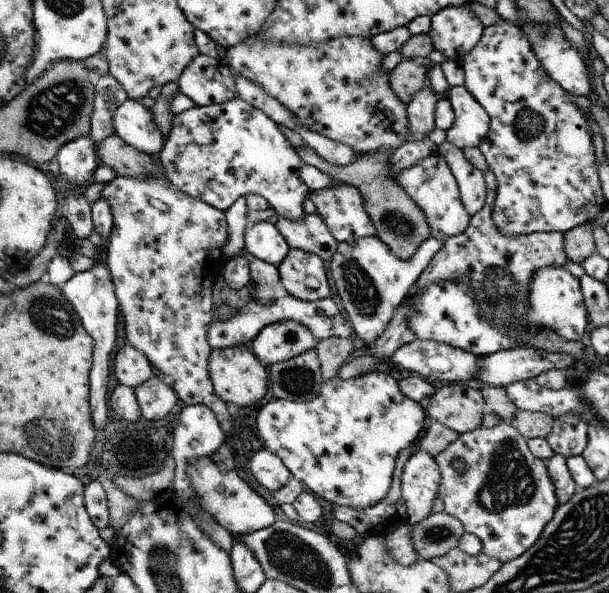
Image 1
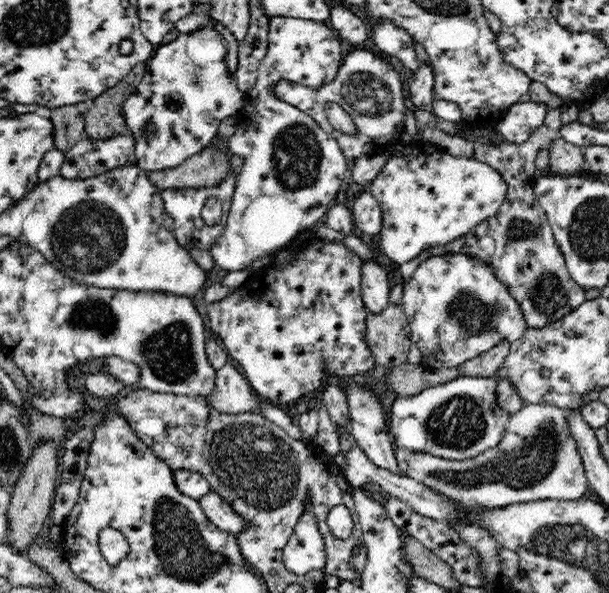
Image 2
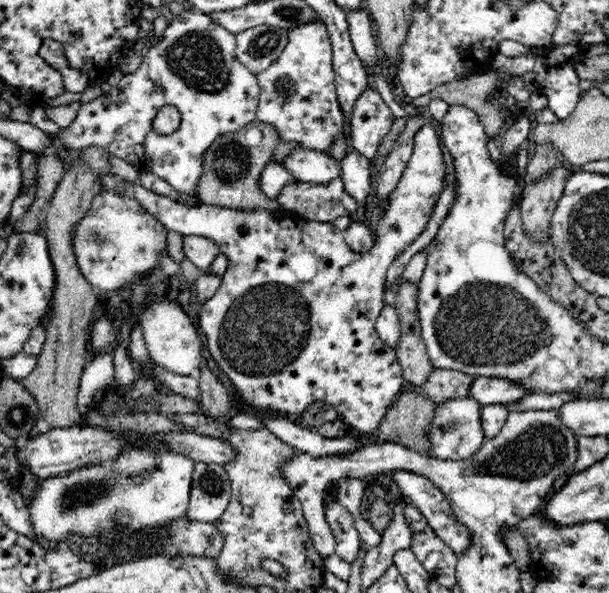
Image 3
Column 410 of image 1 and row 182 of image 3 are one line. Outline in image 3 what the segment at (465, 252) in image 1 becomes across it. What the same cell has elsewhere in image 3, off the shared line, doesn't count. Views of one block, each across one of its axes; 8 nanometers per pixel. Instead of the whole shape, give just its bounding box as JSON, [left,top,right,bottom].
[274,177,358,223]

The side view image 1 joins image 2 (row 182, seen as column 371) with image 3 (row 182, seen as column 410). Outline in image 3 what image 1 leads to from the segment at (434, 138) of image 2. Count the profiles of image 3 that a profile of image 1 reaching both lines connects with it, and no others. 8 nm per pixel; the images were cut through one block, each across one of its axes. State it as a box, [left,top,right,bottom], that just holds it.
[385,181,456,289]

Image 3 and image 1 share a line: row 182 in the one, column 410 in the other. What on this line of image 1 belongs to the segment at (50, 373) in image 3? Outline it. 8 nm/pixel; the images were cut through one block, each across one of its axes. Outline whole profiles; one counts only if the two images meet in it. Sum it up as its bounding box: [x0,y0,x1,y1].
[389,59,428,105]

